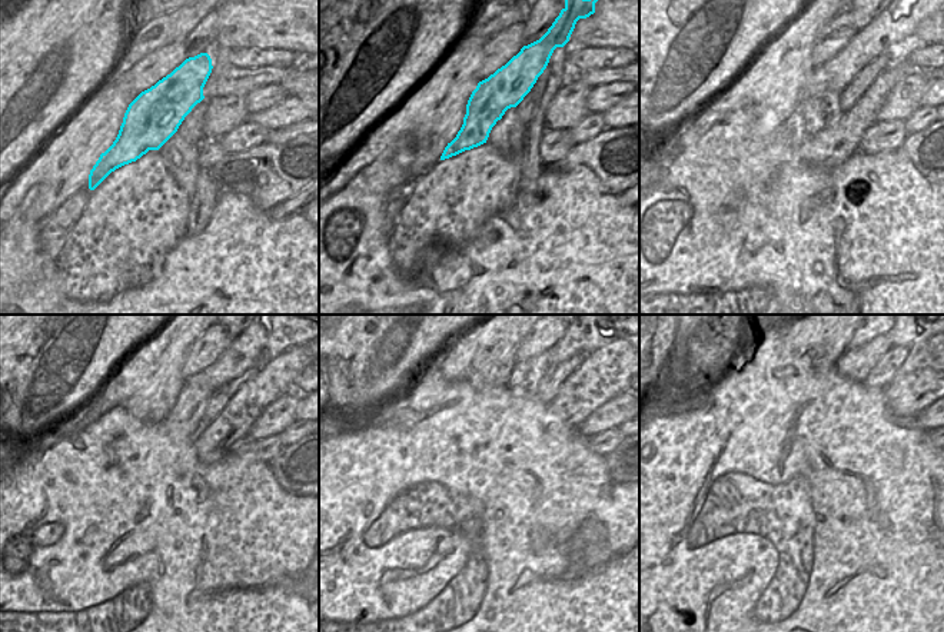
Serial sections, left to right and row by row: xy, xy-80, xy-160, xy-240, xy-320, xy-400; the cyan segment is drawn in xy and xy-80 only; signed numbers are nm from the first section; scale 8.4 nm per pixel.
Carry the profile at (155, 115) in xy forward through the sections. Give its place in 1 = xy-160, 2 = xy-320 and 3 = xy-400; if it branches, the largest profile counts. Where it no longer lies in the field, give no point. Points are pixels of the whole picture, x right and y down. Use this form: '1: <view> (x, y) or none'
1: xy-160 (896, 23)
2: xy-320 (571, 343)
3: xy-400 (906, 343)

